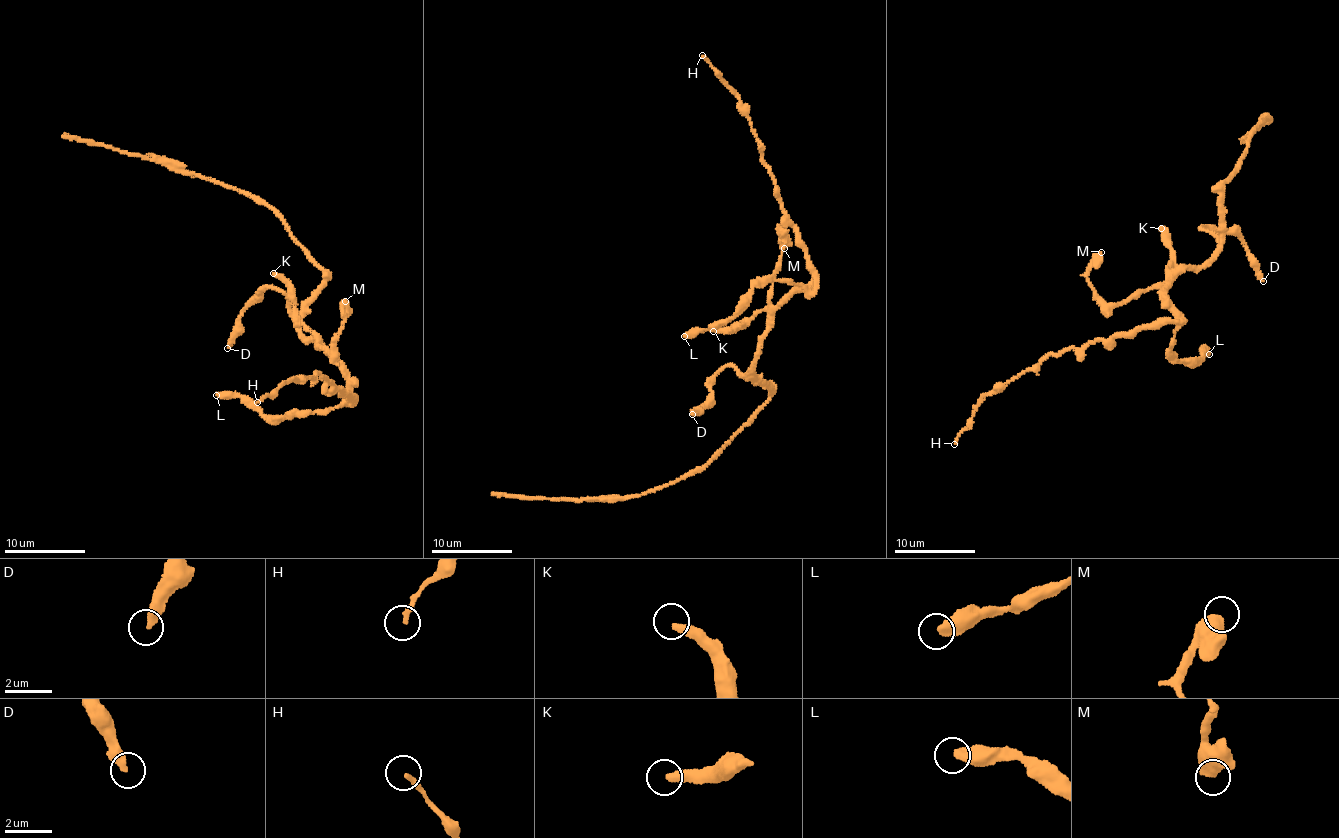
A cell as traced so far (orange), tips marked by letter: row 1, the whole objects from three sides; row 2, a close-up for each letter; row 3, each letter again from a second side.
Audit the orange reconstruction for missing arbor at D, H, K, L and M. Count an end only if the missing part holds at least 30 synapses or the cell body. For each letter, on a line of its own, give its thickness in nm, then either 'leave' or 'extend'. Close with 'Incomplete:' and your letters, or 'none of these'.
D: calibre 400 nm; leave
H: calibre 180 nm; leave
K: calibre 360 nm; leave
L: calibre 480 nm; leave
M: calibre 650 nm; leave
Incomplete: none of these

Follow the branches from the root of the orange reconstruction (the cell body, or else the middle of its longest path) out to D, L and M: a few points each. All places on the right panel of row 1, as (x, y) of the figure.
D: (1214, 254), (1219, 239), (1201, 229), (1205, 225), (1237, 234), (1263, 281)
L: (1214, 254), (1186, 268), (1165, 291), (1178, 321), (1169, 354), (1188, 362), (1202, 358), (1204, 349), (1209, 354)
M: (1214, 254), (1116, 304), (1106, 302), (1087, 276), (1089, 264), (1101, 252)

